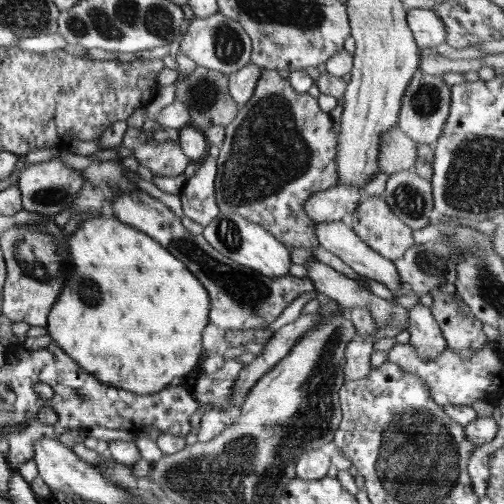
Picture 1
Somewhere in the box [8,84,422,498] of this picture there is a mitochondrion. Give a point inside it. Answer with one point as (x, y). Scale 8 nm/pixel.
(268, 151)

